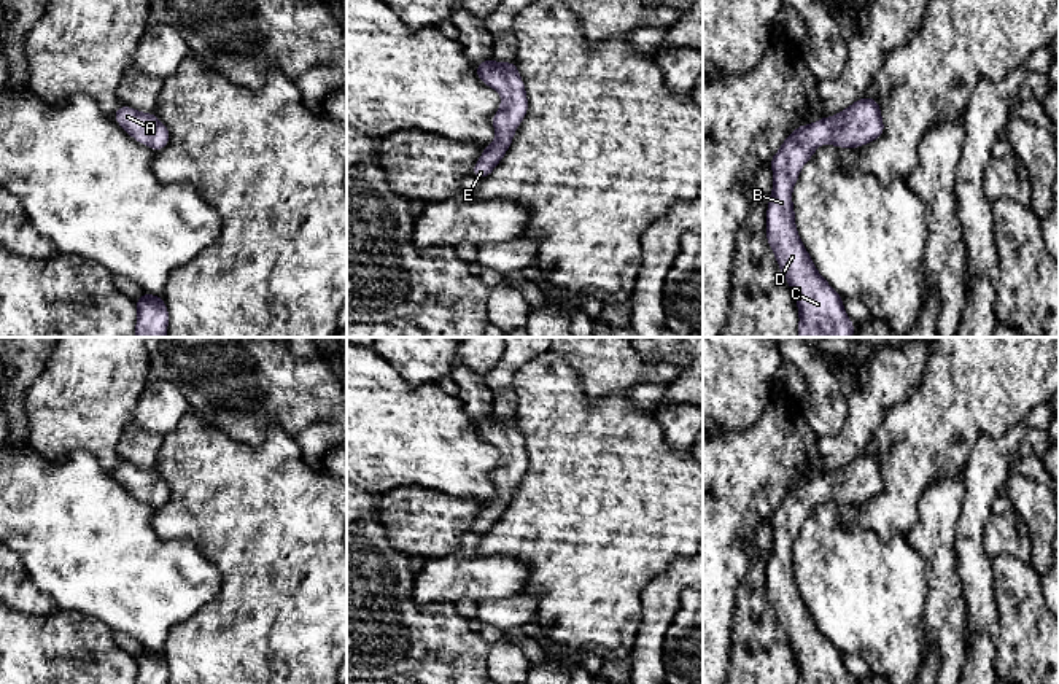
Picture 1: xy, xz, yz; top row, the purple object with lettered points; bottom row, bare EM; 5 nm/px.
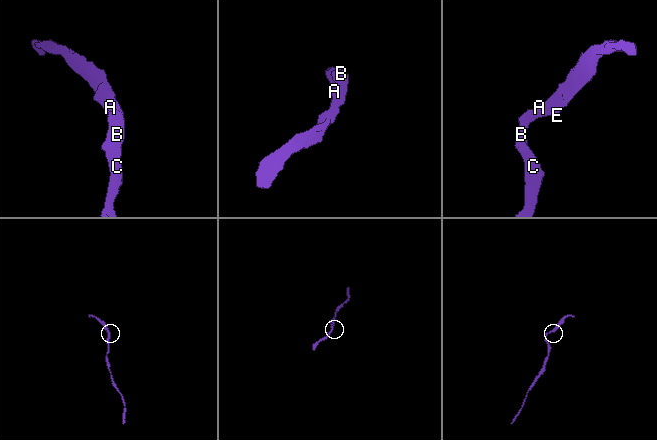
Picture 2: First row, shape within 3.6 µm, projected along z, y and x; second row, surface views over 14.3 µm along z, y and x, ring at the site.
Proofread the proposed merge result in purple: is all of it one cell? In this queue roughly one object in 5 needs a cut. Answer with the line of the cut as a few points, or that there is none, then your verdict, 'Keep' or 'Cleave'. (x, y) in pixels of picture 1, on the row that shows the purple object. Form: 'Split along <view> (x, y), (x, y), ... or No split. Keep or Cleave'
No split. Keep

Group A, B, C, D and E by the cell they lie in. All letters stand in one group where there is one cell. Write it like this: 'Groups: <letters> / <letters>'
Groups: A B C D E

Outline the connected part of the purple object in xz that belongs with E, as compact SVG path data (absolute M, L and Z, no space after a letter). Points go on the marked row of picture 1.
M490 57L475 65L475 73L483 84L502 95L499 110L491 119L496 138L482 150L480 159L472 167L472 175L483 180L507 153L515 137L515 129L528 113L528 95L515 62L501 64Z

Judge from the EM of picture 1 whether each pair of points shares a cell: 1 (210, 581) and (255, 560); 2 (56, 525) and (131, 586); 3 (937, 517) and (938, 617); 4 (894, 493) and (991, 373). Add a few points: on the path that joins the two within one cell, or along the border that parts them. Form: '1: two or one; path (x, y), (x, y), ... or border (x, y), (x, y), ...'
1: two; border (197, 546), (221, 579), (221, 590), (202, 608)
2: one; path (75, 530), (112, 567)
3: one; path (937, 543), (940, 592)
4: one; path (910, 463), (915, 449), (961, 403)

